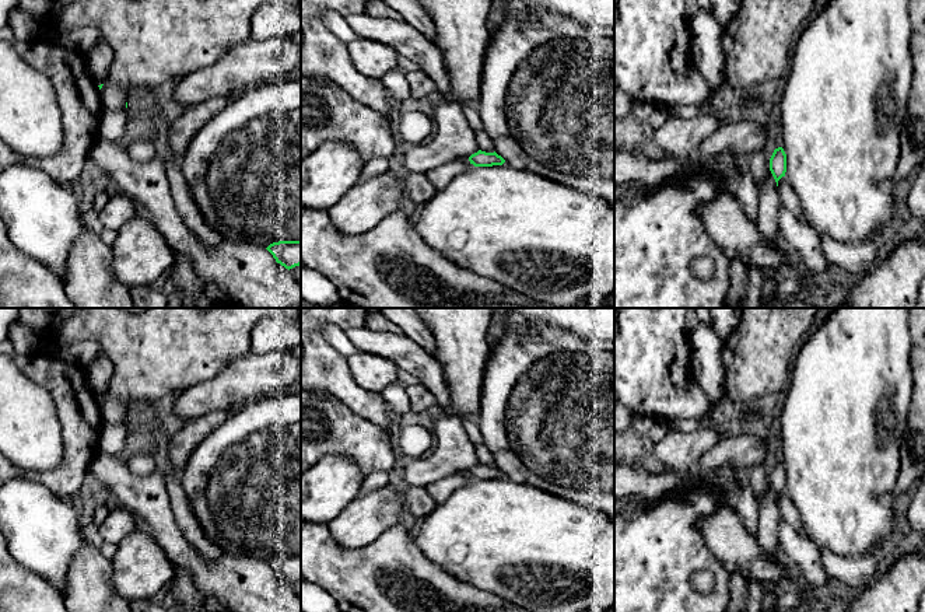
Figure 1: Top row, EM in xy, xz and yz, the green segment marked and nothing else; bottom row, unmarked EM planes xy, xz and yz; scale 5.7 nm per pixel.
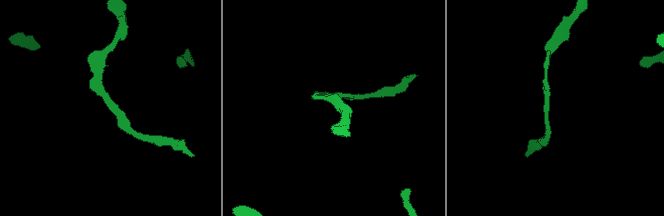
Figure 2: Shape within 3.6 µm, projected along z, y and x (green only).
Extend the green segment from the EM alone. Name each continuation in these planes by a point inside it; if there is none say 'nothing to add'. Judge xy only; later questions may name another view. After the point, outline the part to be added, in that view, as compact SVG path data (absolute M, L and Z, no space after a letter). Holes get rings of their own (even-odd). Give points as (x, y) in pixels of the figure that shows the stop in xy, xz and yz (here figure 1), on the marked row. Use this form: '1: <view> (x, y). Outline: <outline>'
nothing to add

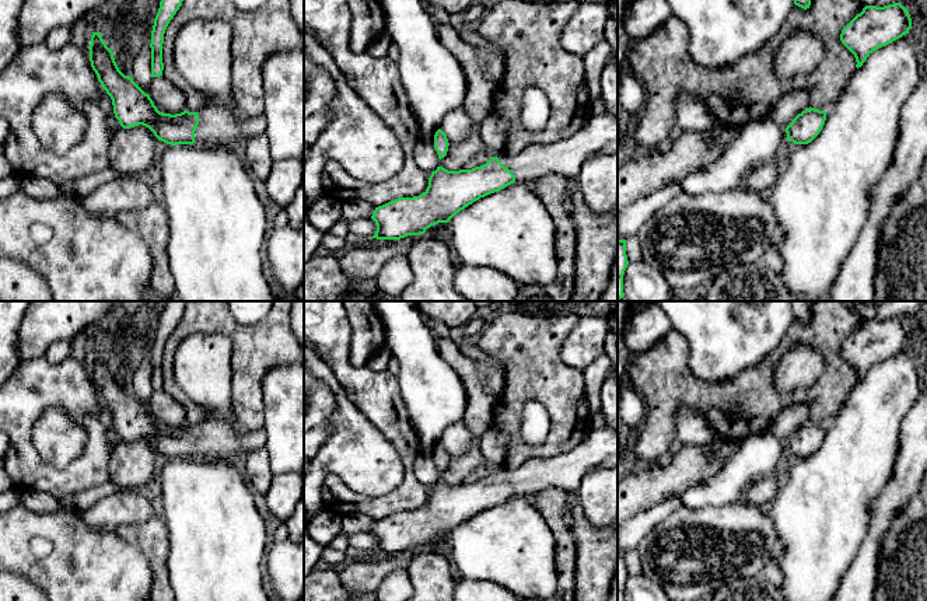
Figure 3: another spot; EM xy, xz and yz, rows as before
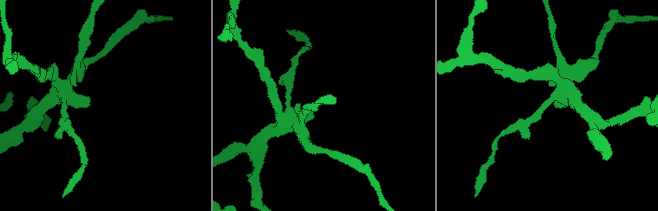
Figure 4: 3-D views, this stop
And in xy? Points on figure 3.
1: xy (202, 49). Outline: M195 20L188 22L176 35L174 41L174 64L182 80L192 85L196 91L207 98L207 104L197 111L199 125L195 132L195 144L199 146L217 146L228 147L241 137L252 139L255 136L266 133L266 119L262 115L252 119L237 119L231 106L231 71L232 71L232 56L231 56L231 36L232 29L228 22L221 20Z

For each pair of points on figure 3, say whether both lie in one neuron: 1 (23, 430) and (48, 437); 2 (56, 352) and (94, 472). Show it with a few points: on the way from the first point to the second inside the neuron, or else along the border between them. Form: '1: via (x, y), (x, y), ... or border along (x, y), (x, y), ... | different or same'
1: border along (51, 406), (32, 429), (32, 446), (46, 463) | different
2: border along (70, 356), (55, 363), (49, 363), (44, 357) | different

